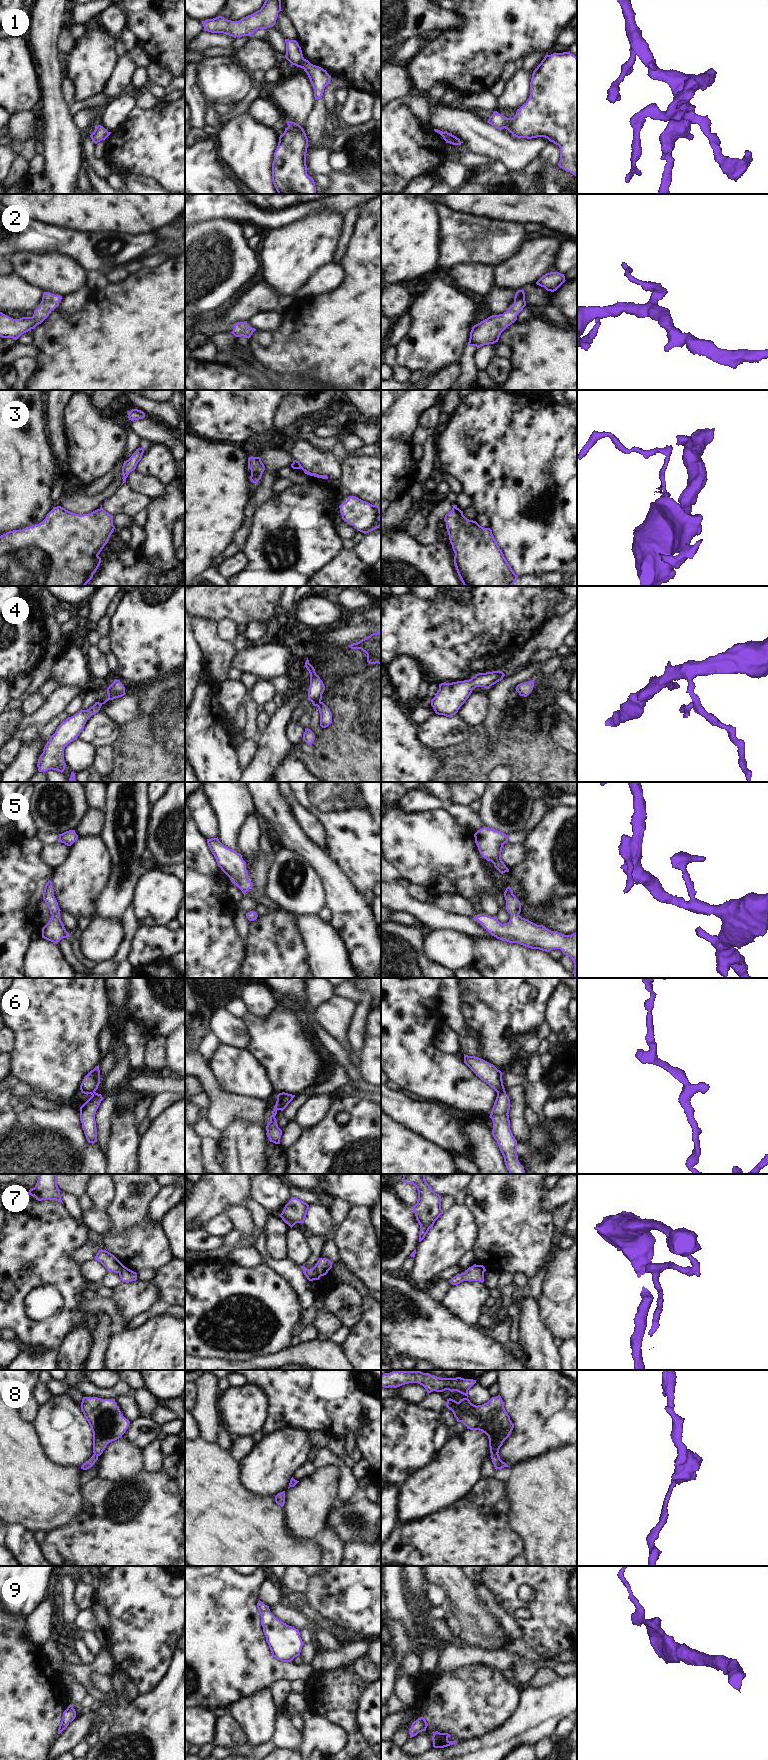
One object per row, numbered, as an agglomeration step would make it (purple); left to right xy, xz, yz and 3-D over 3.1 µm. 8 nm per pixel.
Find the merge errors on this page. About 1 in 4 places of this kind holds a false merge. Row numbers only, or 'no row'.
1, 3, 7

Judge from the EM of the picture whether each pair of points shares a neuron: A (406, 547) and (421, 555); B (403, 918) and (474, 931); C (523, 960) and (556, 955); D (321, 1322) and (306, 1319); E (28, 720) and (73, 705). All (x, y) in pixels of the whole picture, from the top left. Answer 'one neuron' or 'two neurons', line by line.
A: one neuron
B: two neurons
C: two neurons
D: two neurons
E: two neurons

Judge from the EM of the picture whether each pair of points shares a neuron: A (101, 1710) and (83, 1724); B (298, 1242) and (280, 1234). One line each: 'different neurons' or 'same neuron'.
A: different neurons
B: different neurons

